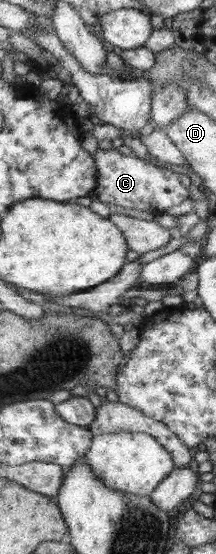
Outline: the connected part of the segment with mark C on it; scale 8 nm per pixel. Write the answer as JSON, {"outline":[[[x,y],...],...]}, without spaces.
{"outline":[[[116,148],[98,150],[95,159],[98,168],[98,185],[94,193],[97,199],[106,205],[120,205],[156,216],[176,205],[183,204],[190,198],[188,187],[182,185],[178,173],[172,170],[146,166],[143,159],[135,155],[123,155]]]}

